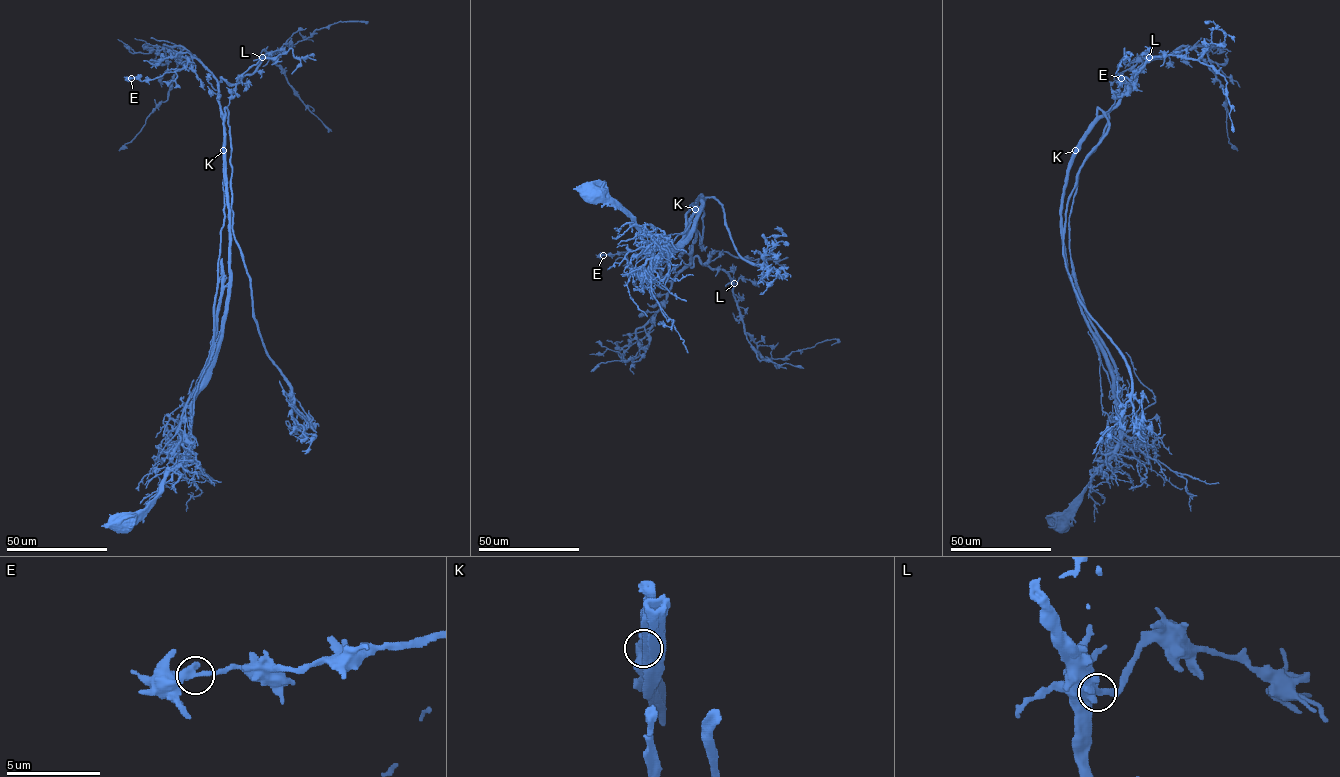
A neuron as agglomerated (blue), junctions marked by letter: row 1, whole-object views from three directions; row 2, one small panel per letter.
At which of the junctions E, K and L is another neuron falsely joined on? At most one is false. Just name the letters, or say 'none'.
K

